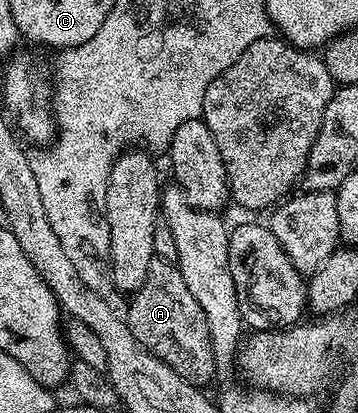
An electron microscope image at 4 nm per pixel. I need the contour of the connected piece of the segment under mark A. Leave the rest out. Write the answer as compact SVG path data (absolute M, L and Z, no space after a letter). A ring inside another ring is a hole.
M156 260L145 274L145 282L130 297L131 305L125 311L125 319L133 338L145 350L165 362L185 382L207 386L217 376L213 342L209 334L209 322L205 322L205 310L197 306L197 298L189 294L185 278L178 264Z

